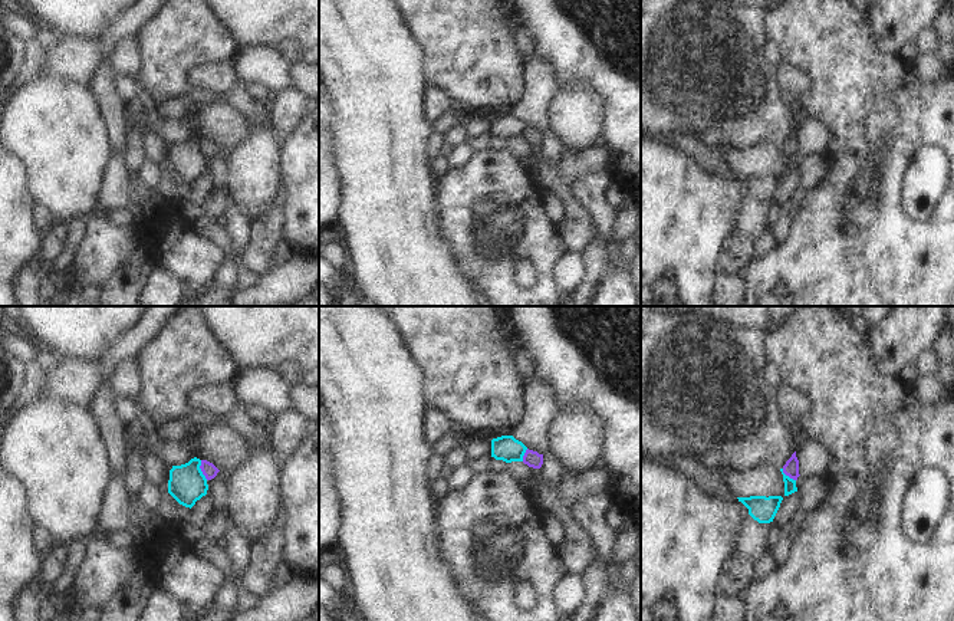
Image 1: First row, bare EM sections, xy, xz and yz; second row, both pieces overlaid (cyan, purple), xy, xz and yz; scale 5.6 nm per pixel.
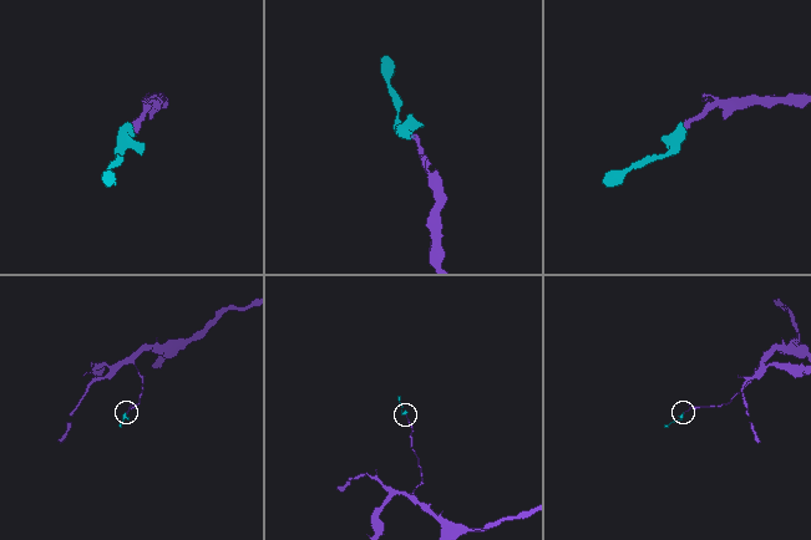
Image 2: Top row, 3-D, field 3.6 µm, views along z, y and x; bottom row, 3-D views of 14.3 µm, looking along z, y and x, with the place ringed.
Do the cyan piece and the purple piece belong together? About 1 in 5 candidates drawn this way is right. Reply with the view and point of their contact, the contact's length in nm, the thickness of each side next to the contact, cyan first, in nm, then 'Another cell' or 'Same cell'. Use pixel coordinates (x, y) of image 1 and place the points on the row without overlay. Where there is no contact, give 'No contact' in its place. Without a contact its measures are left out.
Touches cyan at xy (200, 148). Shared border 120 nm. Thickness 200 nm (cyan) against 80 nm. Another cell.

